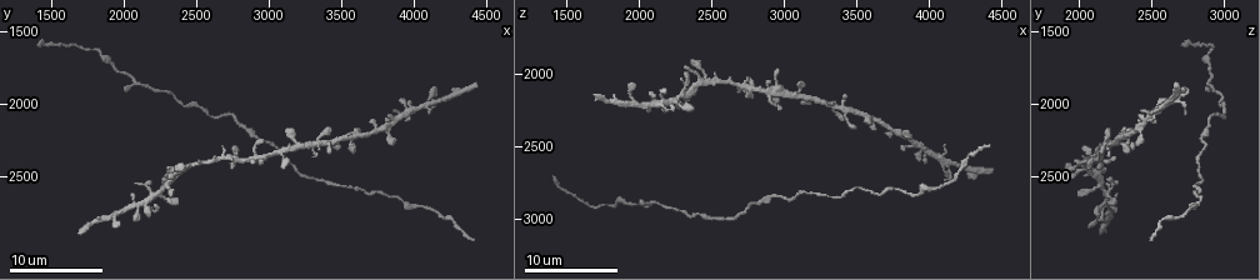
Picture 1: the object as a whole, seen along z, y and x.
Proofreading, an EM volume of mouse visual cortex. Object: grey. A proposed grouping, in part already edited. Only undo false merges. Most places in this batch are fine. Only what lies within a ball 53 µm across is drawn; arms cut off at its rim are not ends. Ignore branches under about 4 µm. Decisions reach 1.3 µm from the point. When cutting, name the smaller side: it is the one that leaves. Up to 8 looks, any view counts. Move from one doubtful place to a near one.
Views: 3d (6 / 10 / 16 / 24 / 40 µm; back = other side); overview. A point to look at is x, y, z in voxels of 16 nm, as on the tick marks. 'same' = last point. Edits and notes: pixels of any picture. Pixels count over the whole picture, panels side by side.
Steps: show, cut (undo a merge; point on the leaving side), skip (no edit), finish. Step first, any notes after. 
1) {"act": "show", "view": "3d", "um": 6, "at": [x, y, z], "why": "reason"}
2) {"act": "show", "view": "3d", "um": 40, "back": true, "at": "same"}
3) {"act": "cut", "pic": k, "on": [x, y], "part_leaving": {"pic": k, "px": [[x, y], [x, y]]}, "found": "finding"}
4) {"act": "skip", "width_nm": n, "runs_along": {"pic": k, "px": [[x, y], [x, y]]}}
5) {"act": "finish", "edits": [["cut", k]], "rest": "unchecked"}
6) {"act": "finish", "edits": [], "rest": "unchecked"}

{"act": "show", "view": "3d", "um": 10, "at": [3300, 2520, 2860], "why": "narrows sharply"}

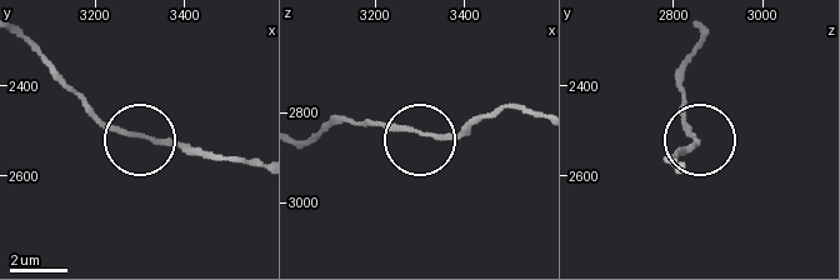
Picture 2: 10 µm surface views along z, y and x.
{"act": "show", "view": "3d", "um": 6, "at": [3315, 2510, 2845]}

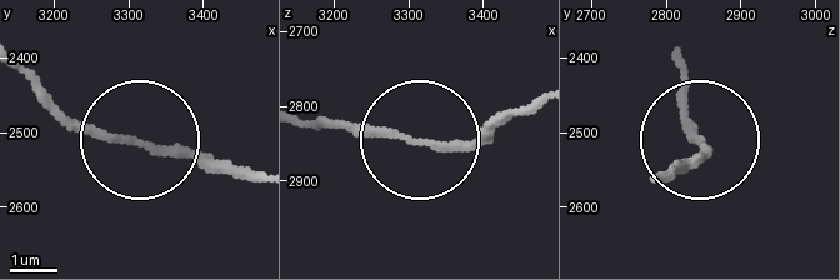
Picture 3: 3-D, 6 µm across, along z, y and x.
{"act": "skip", "runs_along": {"pic": 3, "px": [[533, 101], [453, 145], [325, 121]]}, "found": "all the same neuron"}

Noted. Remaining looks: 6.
{"act": "show", "view": "3d", "um": 16, "at": [3420, 2280, 2240], "why": "four arms meet"}

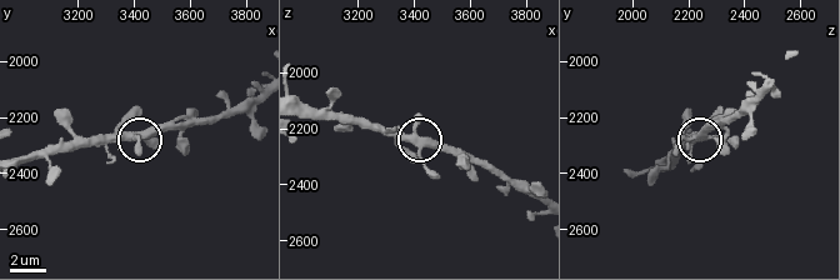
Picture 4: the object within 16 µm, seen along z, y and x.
{"act": "skip", "arms": 4, "found": "continuous, no second neuron"}

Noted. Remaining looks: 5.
{"act": "show", "view": "3d", "um": 10, "at": [3900, 2660, 2820], "why": "calibre changes"}

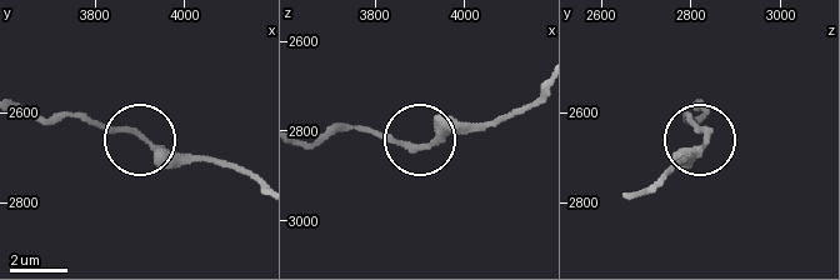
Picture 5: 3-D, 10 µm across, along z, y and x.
{"act": "show", "view": "3d", "um": 6, "at": [3890, 2645, 2840]}

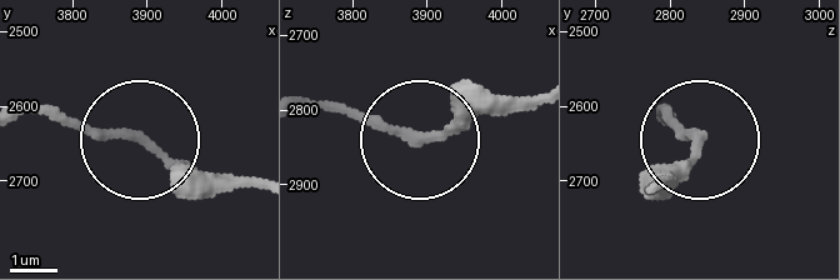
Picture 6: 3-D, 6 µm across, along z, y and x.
{"act": "skip", "runs_along": {"pic": 6, "px": [[310, 105], [334, 100], [430, 136], [510, 105]]}, "found": "one neuron here"}

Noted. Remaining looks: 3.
{"act": "show", "view": "3d", "um": 10, "at": [1820, 1640, 2920], "why": "calibre changes"}

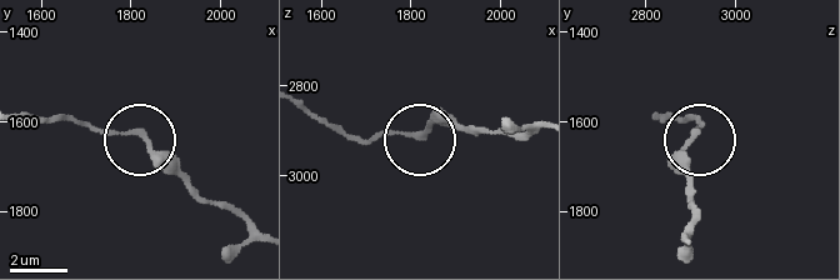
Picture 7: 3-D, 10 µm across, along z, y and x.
{"act": "show", "view": "3d", "um": 6, "at": [1825, 1635, 2910]}

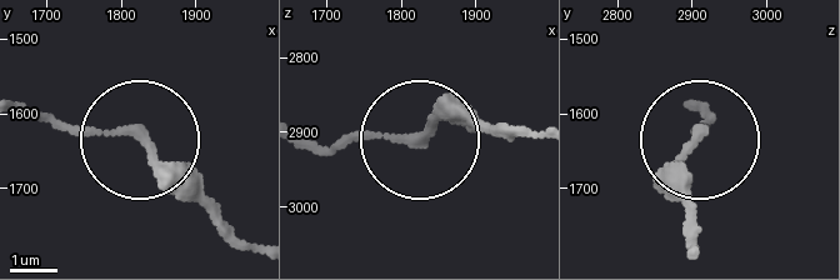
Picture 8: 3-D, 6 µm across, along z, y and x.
{"act": "skip", "runs_along": {"pic": 8, "px": [[258, 253], [126, 134], [35, 118]]}, "found": "one neuron here"}

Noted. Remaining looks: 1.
{"act": "finish", "edits": [], "rest": "unchecked"}

